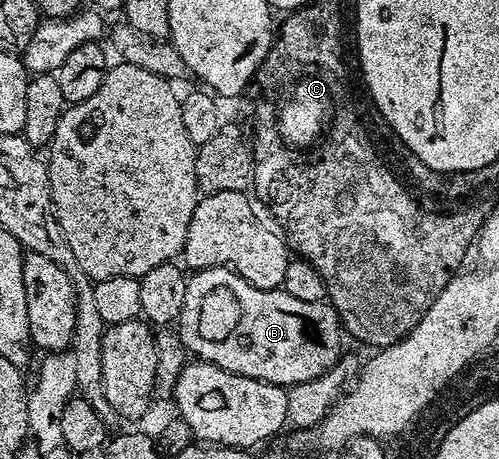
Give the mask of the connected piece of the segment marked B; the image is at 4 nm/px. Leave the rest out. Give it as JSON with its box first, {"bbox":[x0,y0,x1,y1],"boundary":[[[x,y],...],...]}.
{"bbox":[177,268,345,386],"boundary":[[[201,268],[188,275],[177,333],[192,357],[280,386],[325,375],[345,352],[343,325],[330,303],[301,302],[279,288],[258,288],[229,268]]]}

